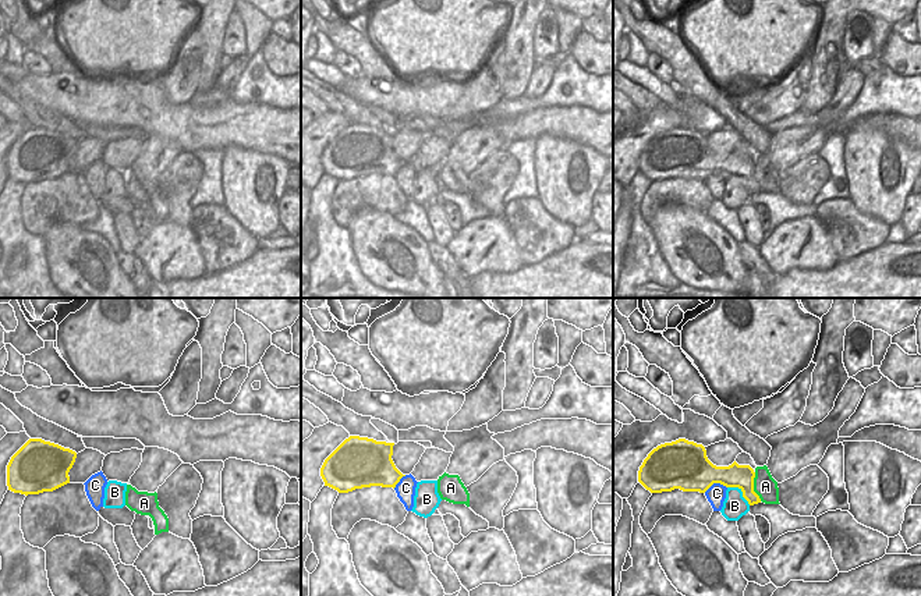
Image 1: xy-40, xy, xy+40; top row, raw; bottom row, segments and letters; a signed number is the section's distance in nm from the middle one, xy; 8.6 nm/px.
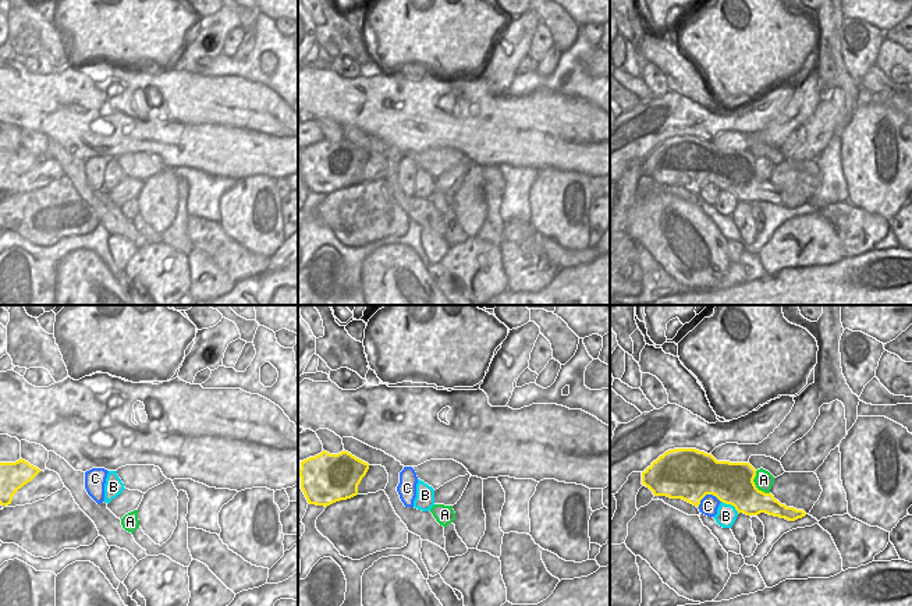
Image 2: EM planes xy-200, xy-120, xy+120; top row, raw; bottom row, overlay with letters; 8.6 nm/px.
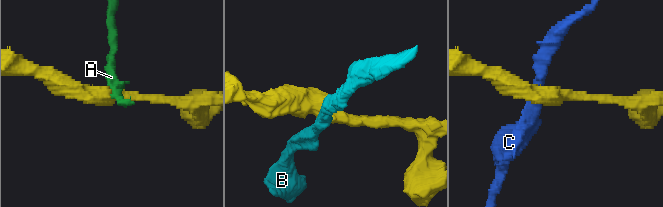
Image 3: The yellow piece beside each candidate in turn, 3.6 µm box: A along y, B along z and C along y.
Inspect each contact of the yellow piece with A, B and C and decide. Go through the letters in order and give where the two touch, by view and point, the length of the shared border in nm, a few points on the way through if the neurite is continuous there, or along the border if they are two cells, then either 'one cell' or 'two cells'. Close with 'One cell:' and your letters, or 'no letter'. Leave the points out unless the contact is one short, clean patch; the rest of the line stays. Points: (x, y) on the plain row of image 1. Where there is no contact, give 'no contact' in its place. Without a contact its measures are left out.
A: meets yellow in xy+40 at (753, 174); contact 260 nm long; border along xy+40 (754, 160), (754, 180), (761, 188); two cells
B: meets yellow in xy+40 at (741, 178); contact 260 nm long; border along xy+40 (728, 174), (736, 174), (750, 192); two cells
C: meets yellow in xy+40 at (715, 170); contact 200 nm long; border along xy+40 (726, 174), (712, 171), (704, 180); two cells
One cell: no letter

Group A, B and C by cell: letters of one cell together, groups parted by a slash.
A / B / C

